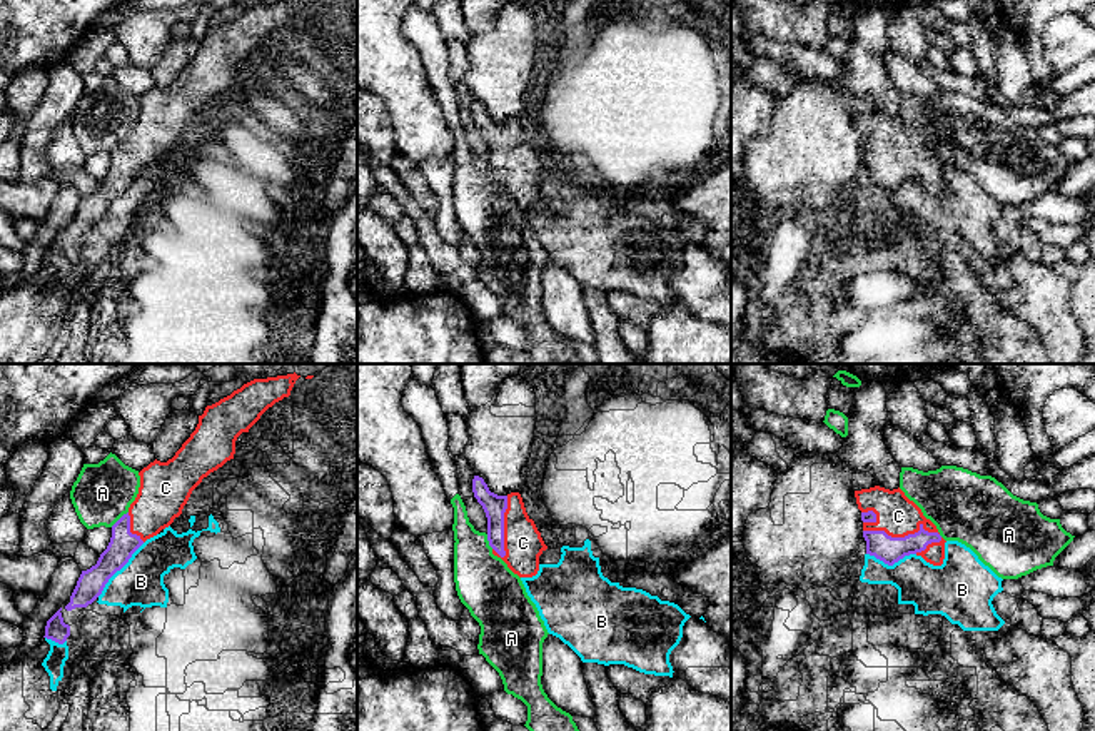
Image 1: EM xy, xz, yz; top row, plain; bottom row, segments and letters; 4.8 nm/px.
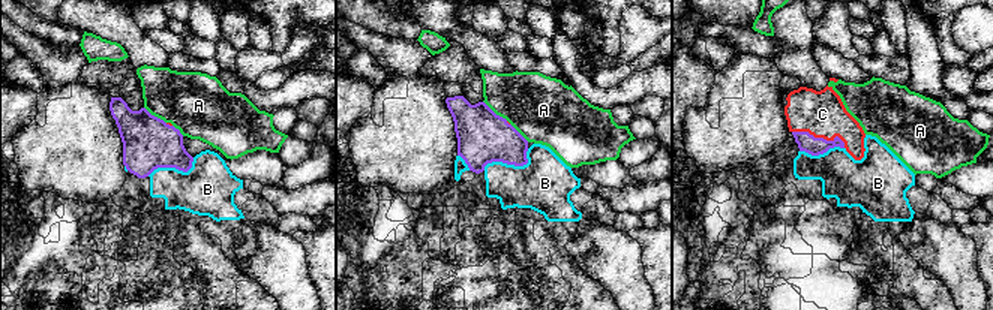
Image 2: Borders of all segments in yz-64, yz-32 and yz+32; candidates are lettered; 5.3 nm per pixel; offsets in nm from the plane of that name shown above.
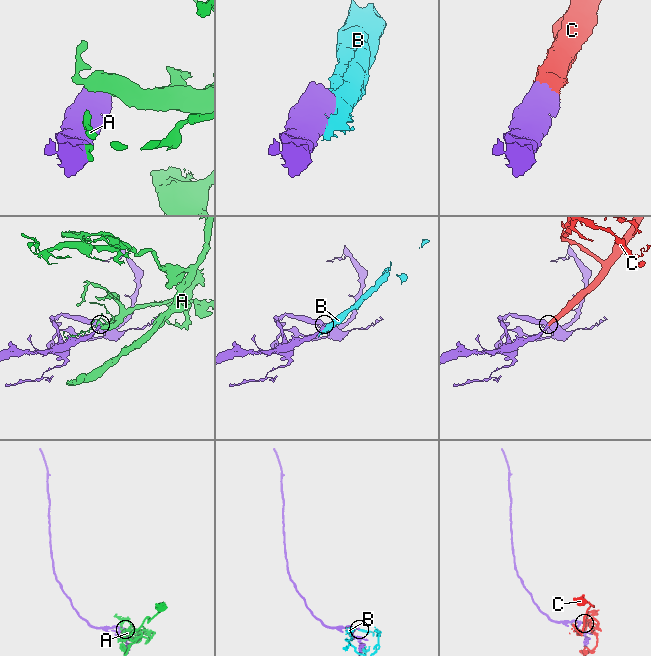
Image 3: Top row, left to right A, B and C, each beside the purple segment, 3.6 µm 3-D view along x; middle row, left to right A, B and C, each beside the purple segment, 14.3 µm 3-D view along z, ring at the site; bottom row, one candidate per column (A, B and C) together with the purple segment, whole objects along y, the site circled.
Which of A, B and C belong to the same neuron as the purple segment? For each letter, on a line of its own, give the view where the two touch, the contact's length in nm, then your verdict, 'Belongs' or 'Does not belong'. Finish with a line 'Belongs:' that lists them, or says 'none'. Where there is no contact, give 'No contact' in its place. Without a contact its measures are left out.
A: Touches purple in xy. Shared border 120 nm. Does not belong
B: Touches purple in xy. Shared border 340 nm. Does not belong
C: Touches purple in yz. Shared border 360 nm. Belongs
Belongs: C

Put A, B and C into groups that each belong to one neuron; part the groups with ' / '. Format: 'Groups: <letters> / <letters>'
Groups: A / B / C

